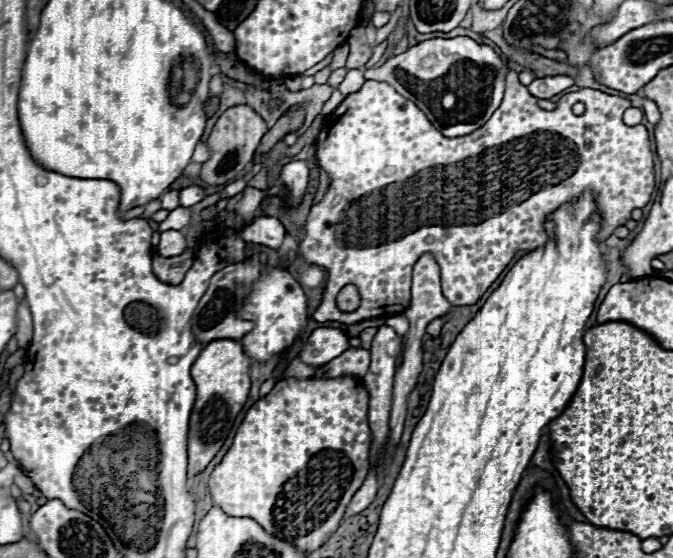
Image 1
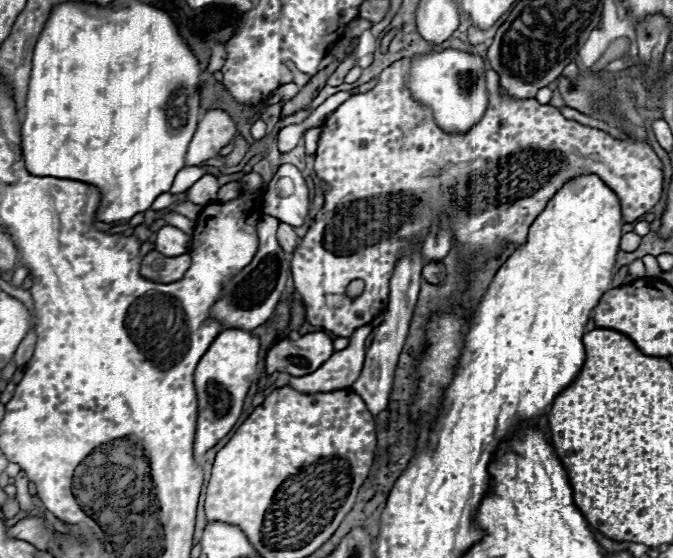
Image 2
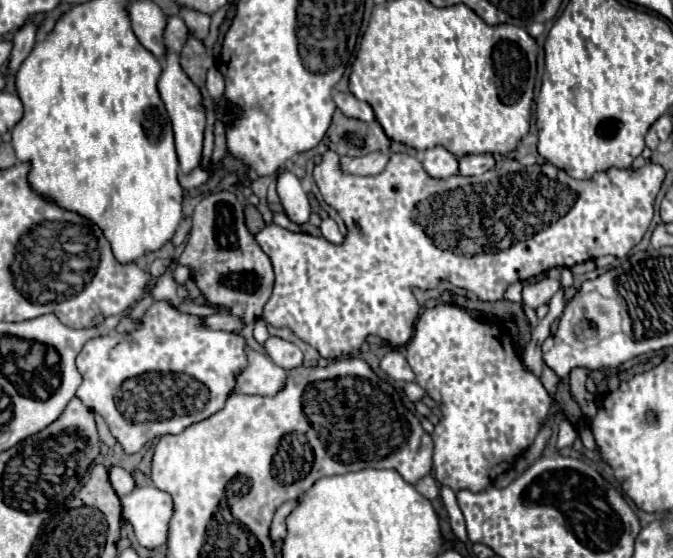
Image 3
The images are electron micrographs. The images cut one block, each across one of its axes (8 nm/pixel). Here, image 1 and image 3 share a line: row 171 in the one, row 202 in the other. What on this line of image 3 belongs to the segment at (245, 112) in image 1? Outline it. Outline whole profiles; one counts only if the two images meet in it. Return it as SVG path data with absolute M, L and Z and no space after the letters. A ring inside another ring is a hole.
M230 190L208 194L194 208L194 226L190 230L190 240L184 252L178 256L178 262L186 264L192 270L192 278L208 302L230 308L230 312L244 318L244 322L258 320L268 298L272 296L272 262L246 226L244 204Z

